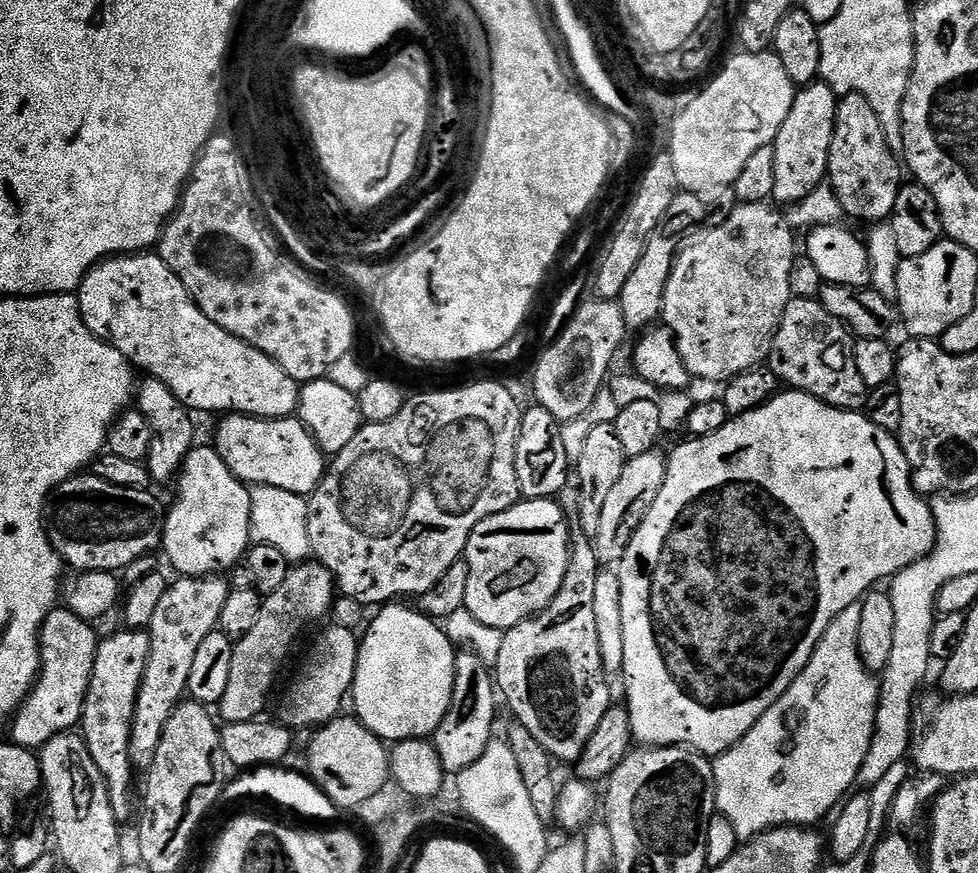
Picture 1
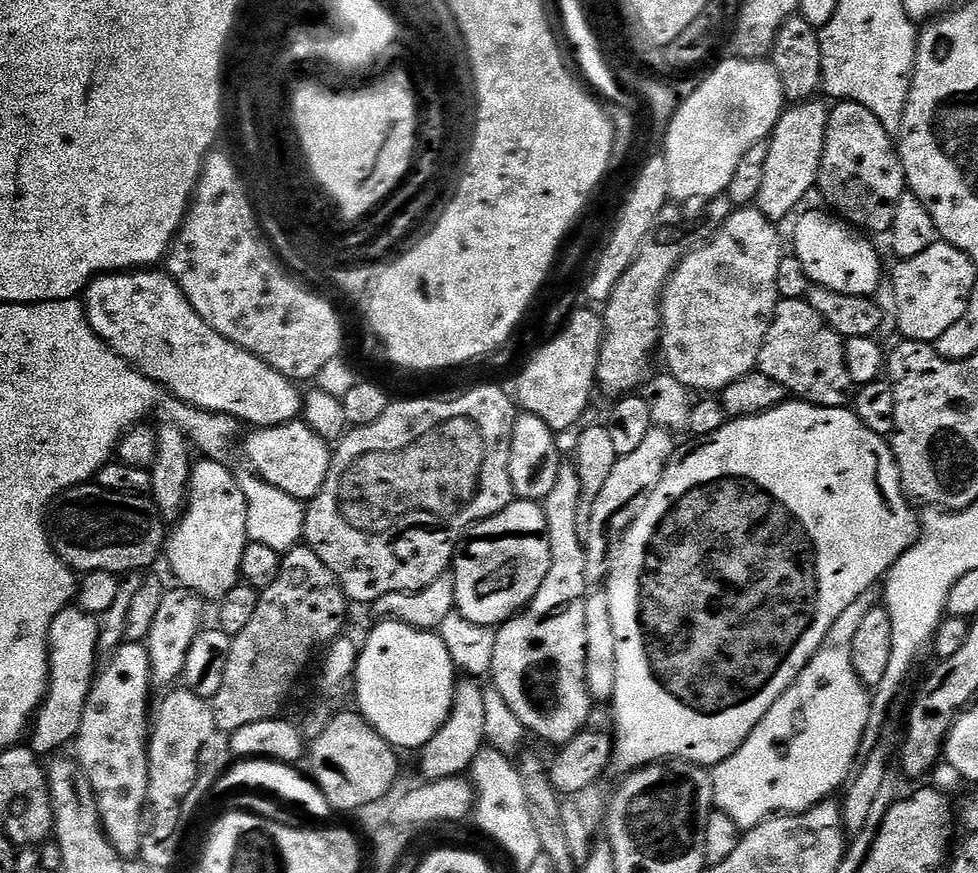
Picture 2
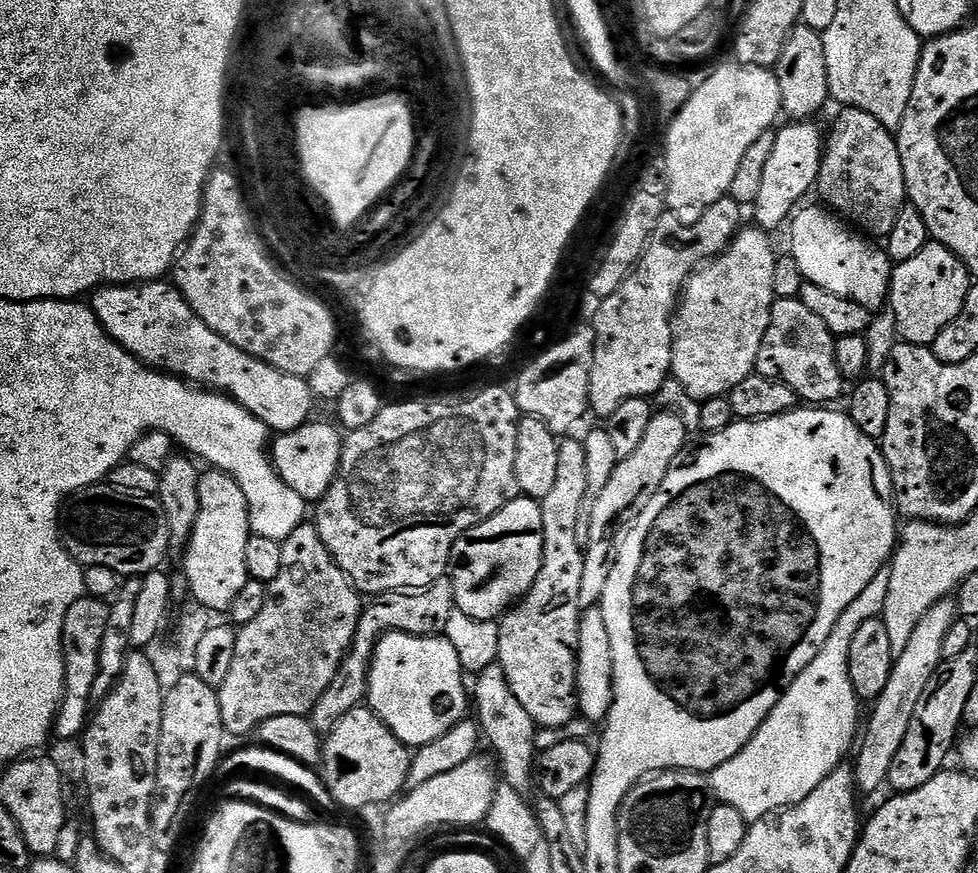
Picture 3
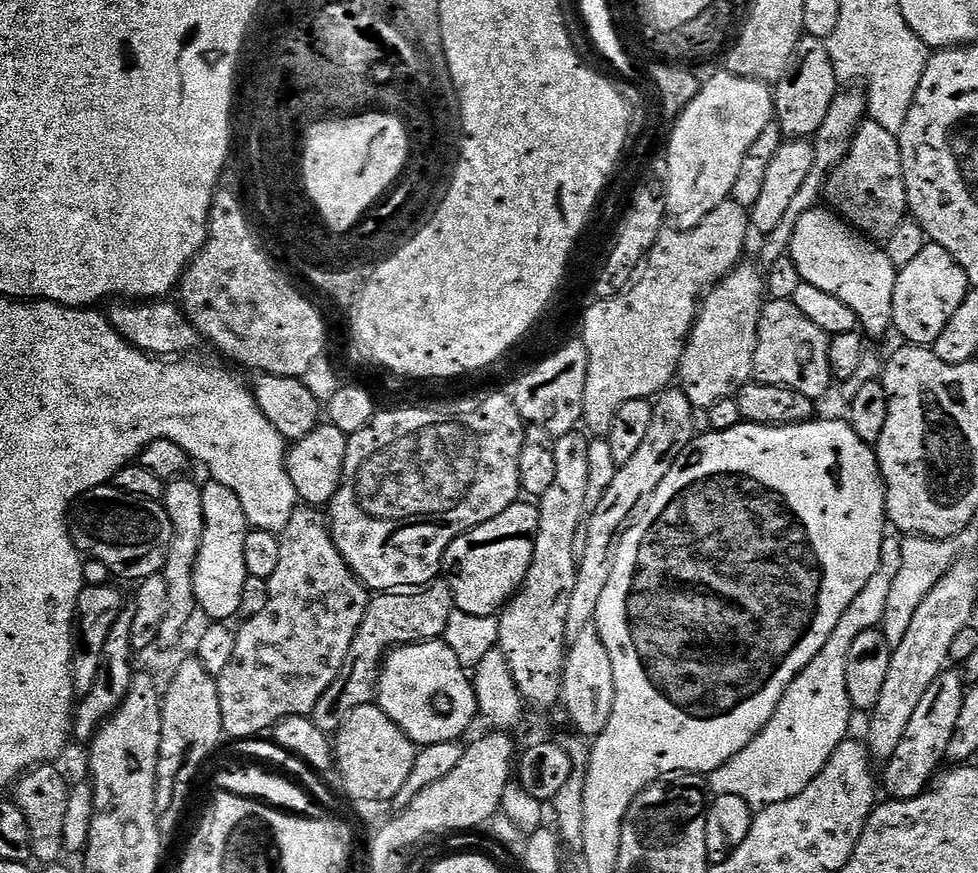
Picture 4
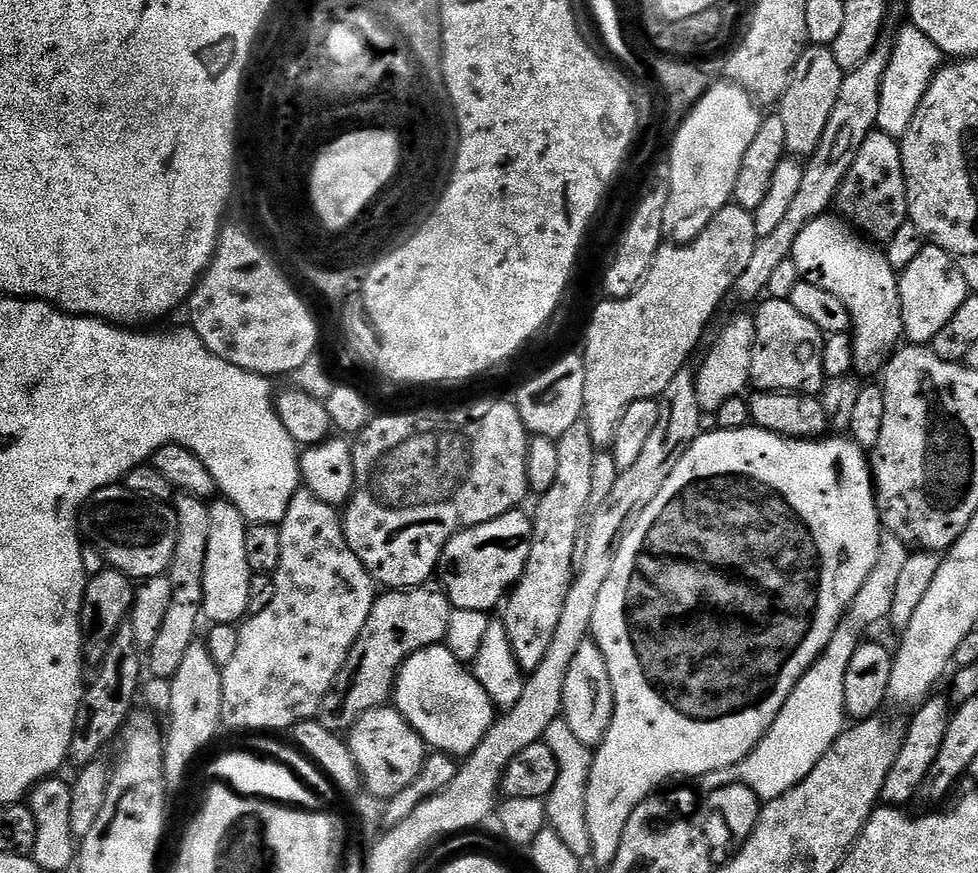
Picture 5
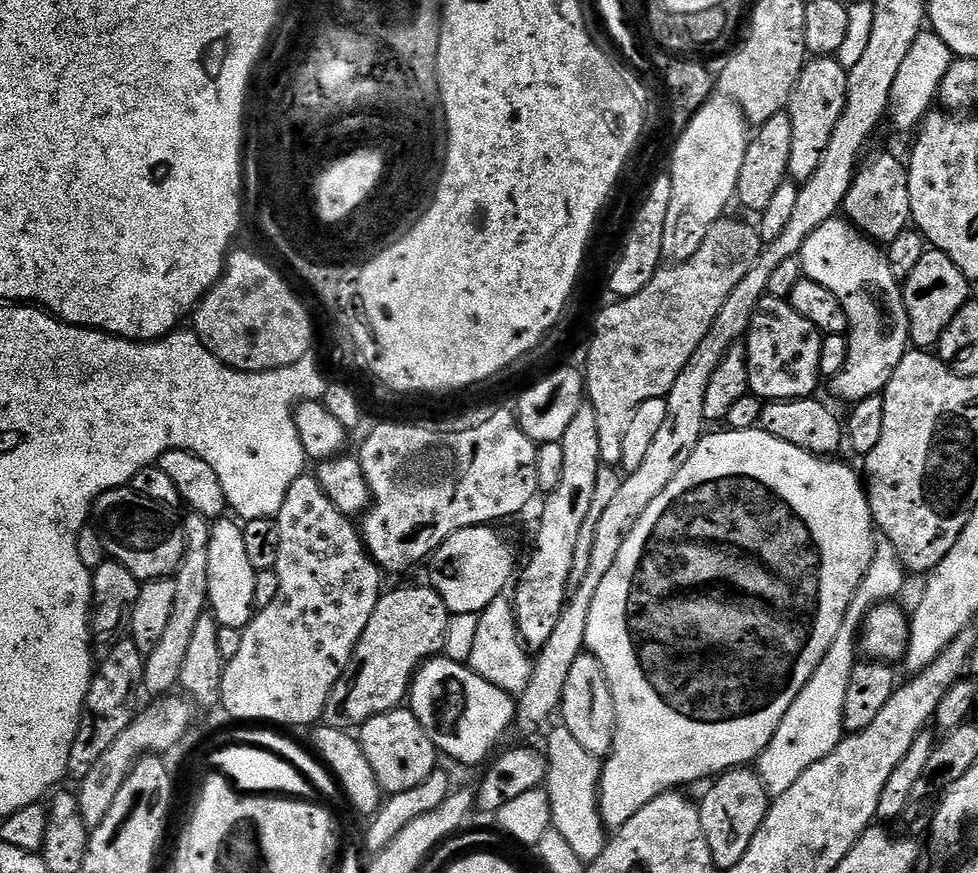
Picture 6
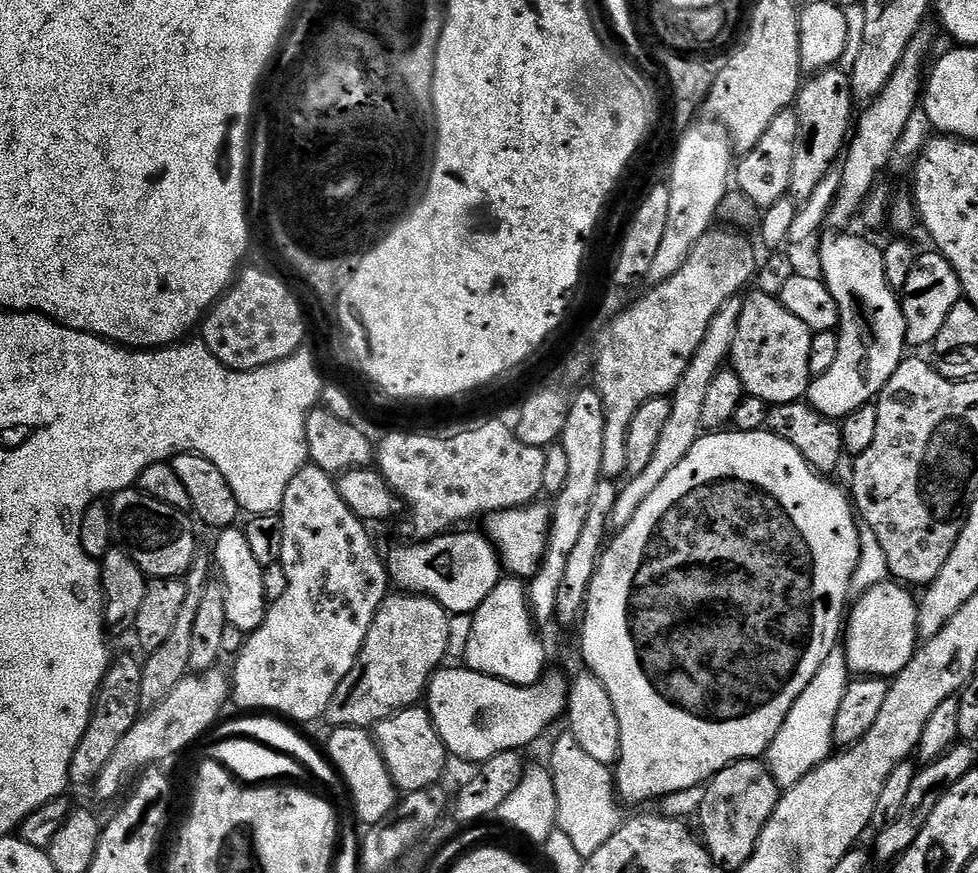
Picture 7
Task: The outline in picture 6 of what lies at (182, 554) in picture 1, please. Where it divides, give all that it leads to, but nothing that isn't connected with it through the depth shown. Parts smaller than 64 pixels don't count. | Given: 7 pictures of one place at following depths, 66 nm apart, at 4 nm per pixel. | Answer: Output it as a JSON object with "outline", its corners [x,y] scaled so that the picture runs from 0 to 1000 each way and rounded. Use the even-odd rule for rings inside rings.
{"outline":[[[225,593],[217,600],[215,612],[215,676],[213,694],[225,718],[248,722],[263,700],[260,690],[260,662],[262,654],[252,636],[252,621],[247,616],[247,604],[240,595]]]}

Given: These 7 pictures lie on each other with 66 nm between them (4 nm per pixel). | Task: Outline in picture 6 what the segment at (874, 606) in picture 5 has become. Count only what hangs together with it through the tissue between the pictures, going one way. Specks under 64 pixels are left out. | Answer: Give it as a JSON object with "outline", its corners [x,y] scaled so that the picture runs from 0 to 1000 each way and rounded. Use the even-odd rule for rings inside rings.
{"outline":[[[903,616],[895,620],[890,646],[883,655],[881,667],[869,685],[869,694],[861,708],[861,717],[857,722],[857,731],[853,731],[851,743],[845,745],[840,758],[832,767],[828,781],[820,786],[816,800],[804,813],[791,845],[783,855],[783,859],[775,867],[775,888],[785,906],[786,913],[792,914],[804,910],[832,873],[845,868],[849,859],[853,859],[864,842],[861,822],[861,804],[865,804],[865,786],[869,786],[869,772],[877,758],[877,725],[880,723],[884,706],[895,692],[912,690],[918,684],[921,696],[930,703],[939,696],[946,679],[946,663],[939,658],[926,661],[926,652],[920,647],[916,631],[911,621]]]}

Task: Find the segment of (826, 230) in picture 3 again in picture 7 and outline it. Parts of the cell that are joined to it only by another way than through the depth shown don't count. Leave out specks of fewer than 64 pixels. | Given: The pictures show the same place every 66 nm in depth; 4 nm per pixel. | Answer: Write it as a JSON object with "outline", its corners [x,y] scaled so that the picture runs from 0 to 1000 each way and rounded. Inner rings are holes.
{"outline":[[[847,269],[851,270],[838,279],[837,310],[859,352],[857,404],[845,428],[831,434],[824,458],[840,475],[861,481],[900,451],[925,411],[928,388],[920,339],[908,326],[906,309],[902,309],[901,281],[891,279],[879,270]]]}

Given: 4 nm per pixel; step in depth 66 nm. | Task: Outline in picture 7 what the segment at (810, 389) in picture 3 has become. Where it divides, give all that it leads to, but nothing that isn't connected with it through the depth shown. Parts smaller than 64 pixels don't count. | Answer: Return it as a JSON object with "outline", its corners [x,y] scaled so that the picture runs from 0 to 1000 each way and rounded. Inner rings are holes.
{"outline":[[[770,333],[760,340],[759,360],[746,402],[746,422],[759,438],[762,450],[790,463],[821,459],[832,432],[828,428],[828,392],[831,380],[817,364],[812,364],[792,339]]]}

